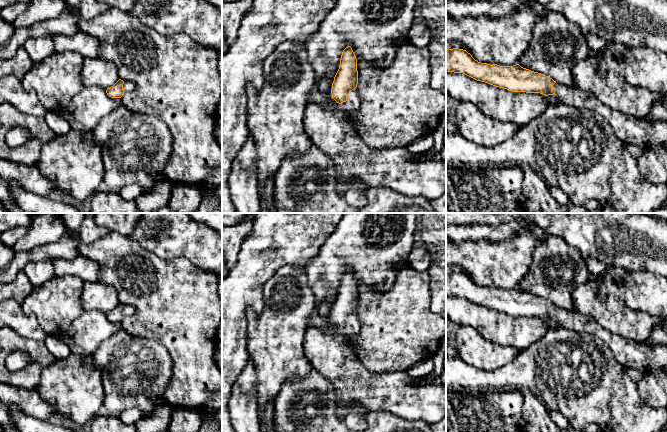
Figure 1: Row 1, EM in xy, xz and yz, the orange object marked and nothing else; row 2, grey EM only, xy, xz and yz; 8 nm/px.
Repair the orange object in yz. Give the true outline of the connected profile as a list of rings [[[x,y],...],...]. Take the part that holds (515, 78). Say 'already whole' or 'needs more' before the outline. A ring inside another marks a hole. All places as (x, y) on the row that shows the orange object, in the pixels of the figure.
needs more; [[[453,48],[446,49],[446,72],[463,73],[477,81],[512,92],[556,95],[561,103],[601,114],[610,124],[614,135],[626,144],[646,149],[667,142],[667,121],[650,123],[646,119],[621,113],[601,103],[591,92],[557,83],[549,76],[519,64],[500,66],[481,63],[466,50]]]

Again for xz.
needs more; [[[348,46],[342,52],[339,69],[332,83],[331,94],[346,121],[358,134],[361,134],[361,130],[353,121],[353,114],[360,105],[357,84],[357,59],[352,48]]]

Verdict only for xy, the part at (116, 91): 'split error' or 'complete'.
split error

